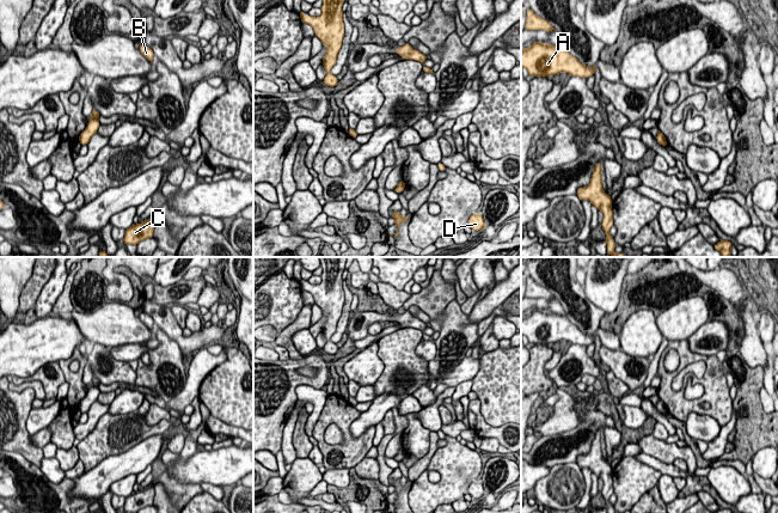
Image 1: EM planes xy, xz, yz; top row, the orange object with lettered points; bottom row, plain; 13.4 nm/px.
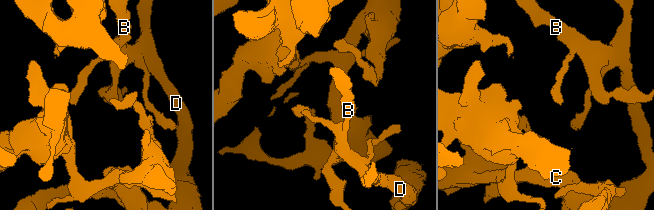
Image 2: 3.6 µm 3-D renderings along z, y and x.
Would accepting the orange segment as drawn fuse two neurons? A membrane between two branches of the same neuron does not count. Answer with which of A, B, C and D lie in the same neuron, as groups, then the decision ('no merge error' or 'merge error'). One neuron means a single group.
A B C D; no merge error

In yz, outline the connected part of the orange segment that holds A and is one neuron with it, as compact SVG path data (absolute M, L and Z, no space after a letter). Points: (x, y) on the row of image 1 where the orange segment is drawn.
M534 42L521 50L521 67L526 68L528 75L533 78L551 78L563 72L571 77L588 78L595 74L598 65L588 67L582 65L565 48Z

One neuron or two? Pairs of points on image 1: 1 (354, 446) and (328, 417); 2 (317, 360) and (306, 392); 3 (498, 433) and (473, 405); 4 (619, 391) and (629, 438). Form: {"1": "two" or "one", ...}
{"1": "one", "2": "two", "3": "one", "4": "two"}

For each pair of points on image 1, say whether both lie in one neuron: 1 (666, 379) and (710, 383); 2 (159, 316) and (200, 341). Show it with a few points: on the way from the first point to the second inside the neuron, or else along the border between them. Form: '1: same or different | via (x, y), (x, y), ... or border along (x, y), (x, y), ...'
1: same | via (672, 395), (680, 403), (697, 403), (703, 398)
2: same | via (169, 325), (184, 341), (190, 341)

